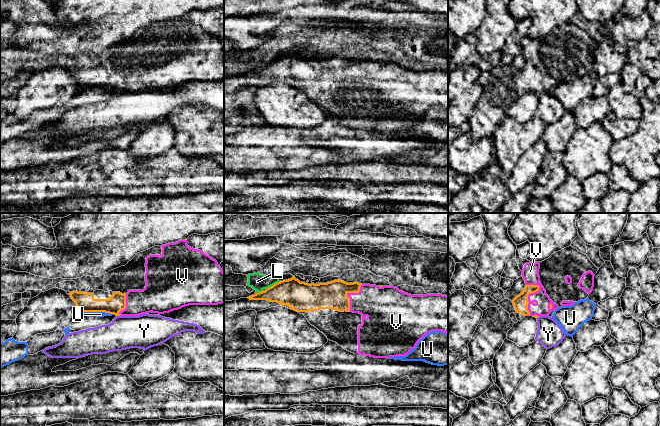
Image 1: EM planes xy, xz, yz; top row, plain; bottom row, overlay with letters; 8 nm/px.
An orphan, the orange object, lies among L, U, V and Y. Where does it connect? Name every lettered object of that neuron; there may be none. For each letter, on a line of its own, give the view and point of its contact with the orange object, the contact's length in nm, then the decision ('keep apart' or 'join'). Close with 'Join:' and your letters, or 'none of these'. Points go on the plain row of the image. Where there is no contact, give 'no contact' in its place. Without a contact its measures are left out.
L: xz (274, 60) | 140 nm | keep apart
U: xy (98, 87) | 260 nm | keep apart
V: yz (527, 74) | 260 nm | join
Y: xy (118, 91) | 30 nm | keep apart
Join: V

